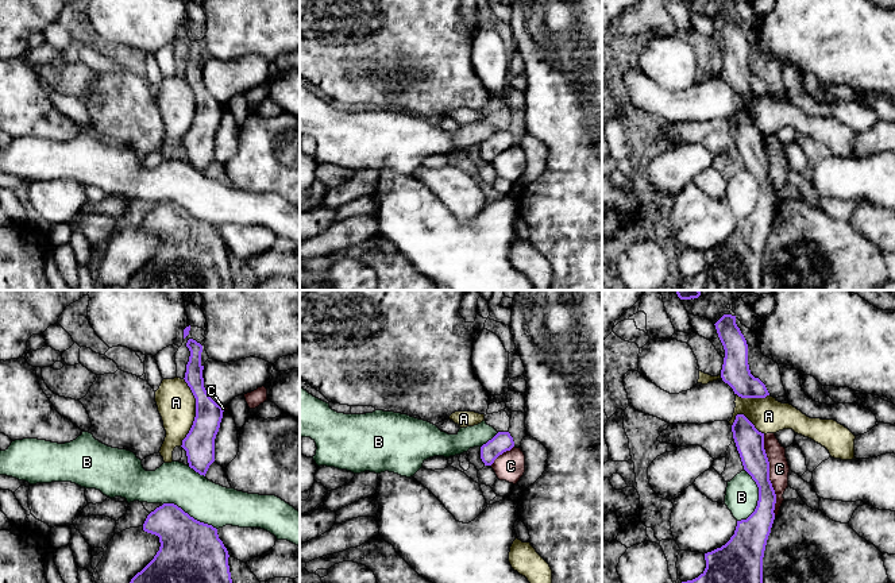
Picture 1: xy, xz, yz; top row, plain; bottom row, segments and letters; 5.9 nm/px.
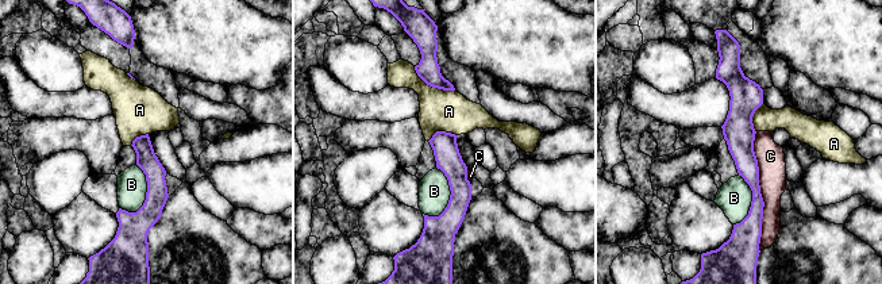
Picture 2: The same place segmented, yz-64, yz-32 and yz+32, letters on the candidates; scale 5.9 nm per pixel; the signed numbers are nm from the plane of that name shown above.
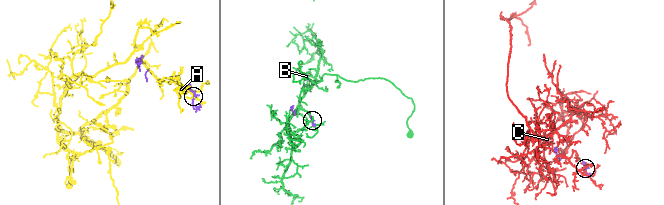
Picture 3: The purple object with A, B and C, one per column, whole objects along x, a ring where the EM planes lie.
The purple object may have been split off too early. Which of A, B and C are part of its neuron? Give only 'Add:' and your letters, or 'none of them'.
Add: C

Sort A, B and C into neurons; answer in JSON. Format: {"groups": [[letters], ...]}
{"groups": [["A"], ["B"], ["C"]]}

